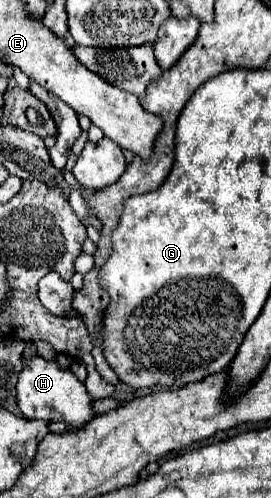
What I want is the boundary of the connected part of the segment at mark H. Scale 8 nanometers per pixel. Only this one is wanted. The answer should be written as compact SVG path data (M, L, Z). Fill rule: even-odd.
M33 355L27 359L21 357L23 369L17 381L17 405L27 419L43 419L43 421L65 421L81 429L87 421L91 421L97 413L93 411L93 399L87 393L85 385L69 371L63 369L55 359L47 361L41 355Z

